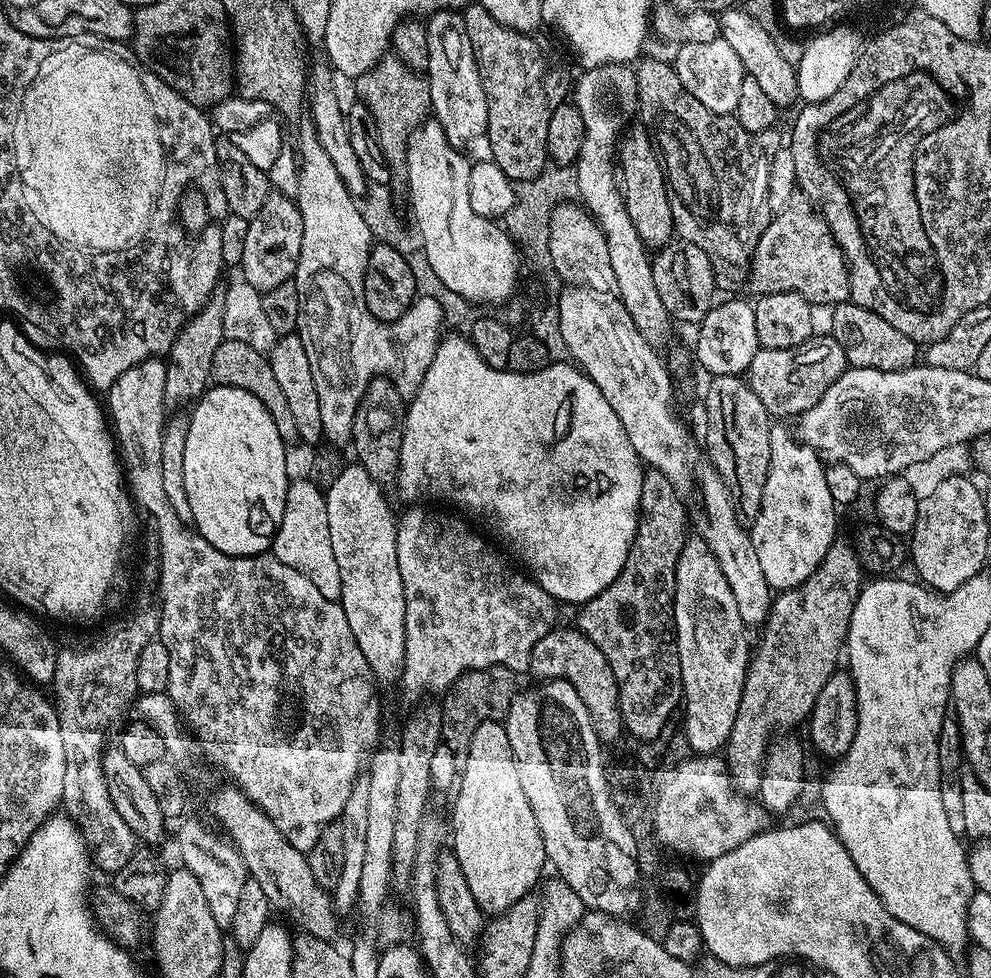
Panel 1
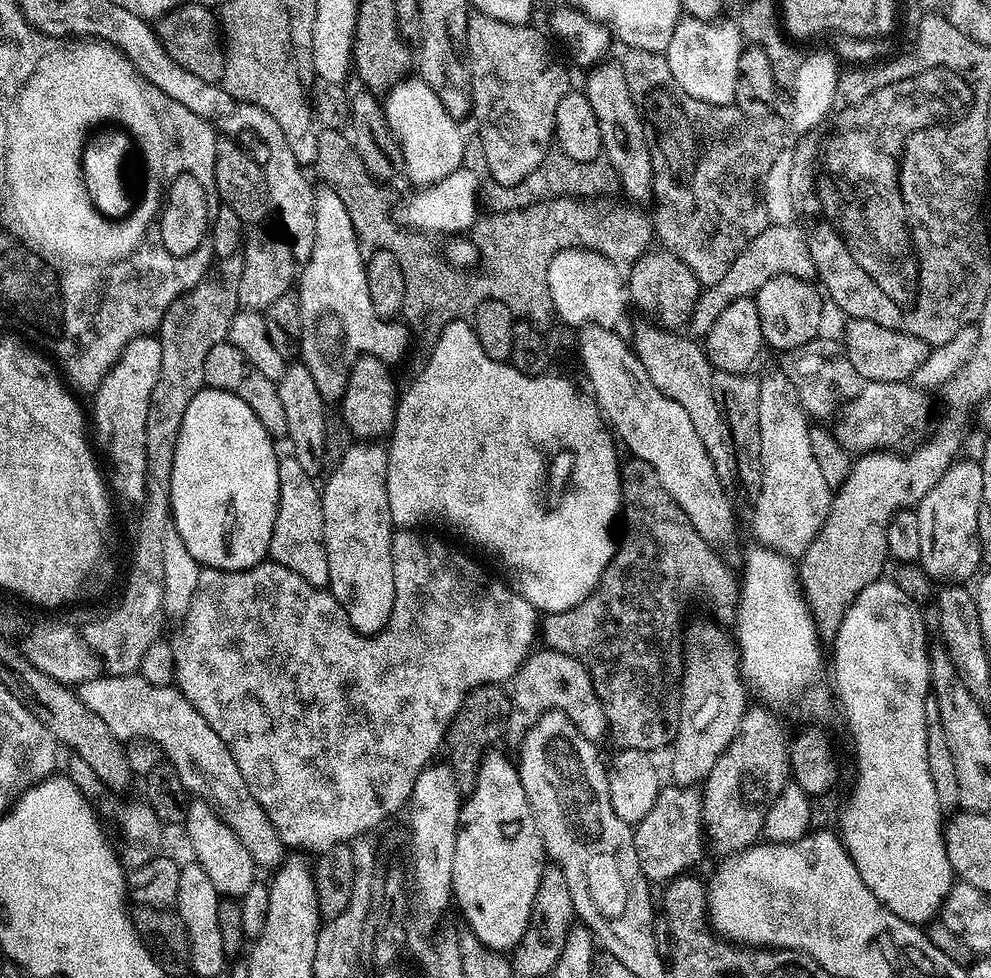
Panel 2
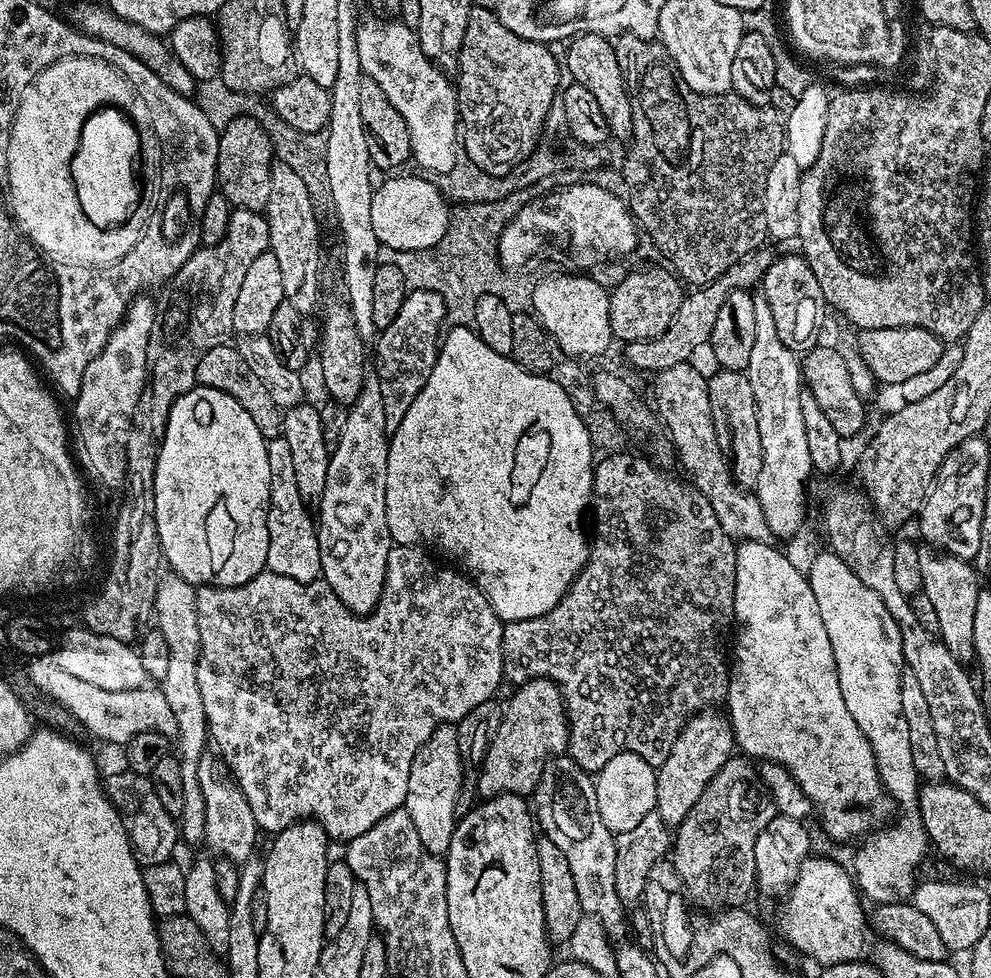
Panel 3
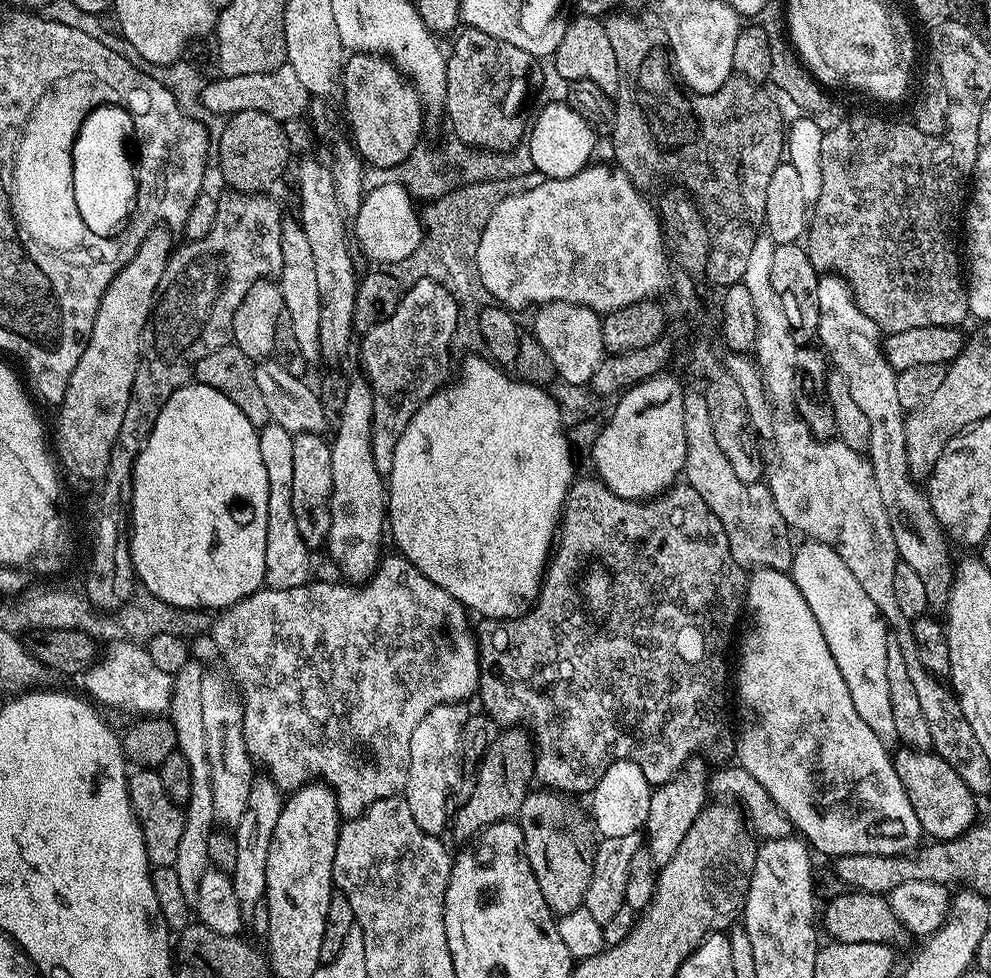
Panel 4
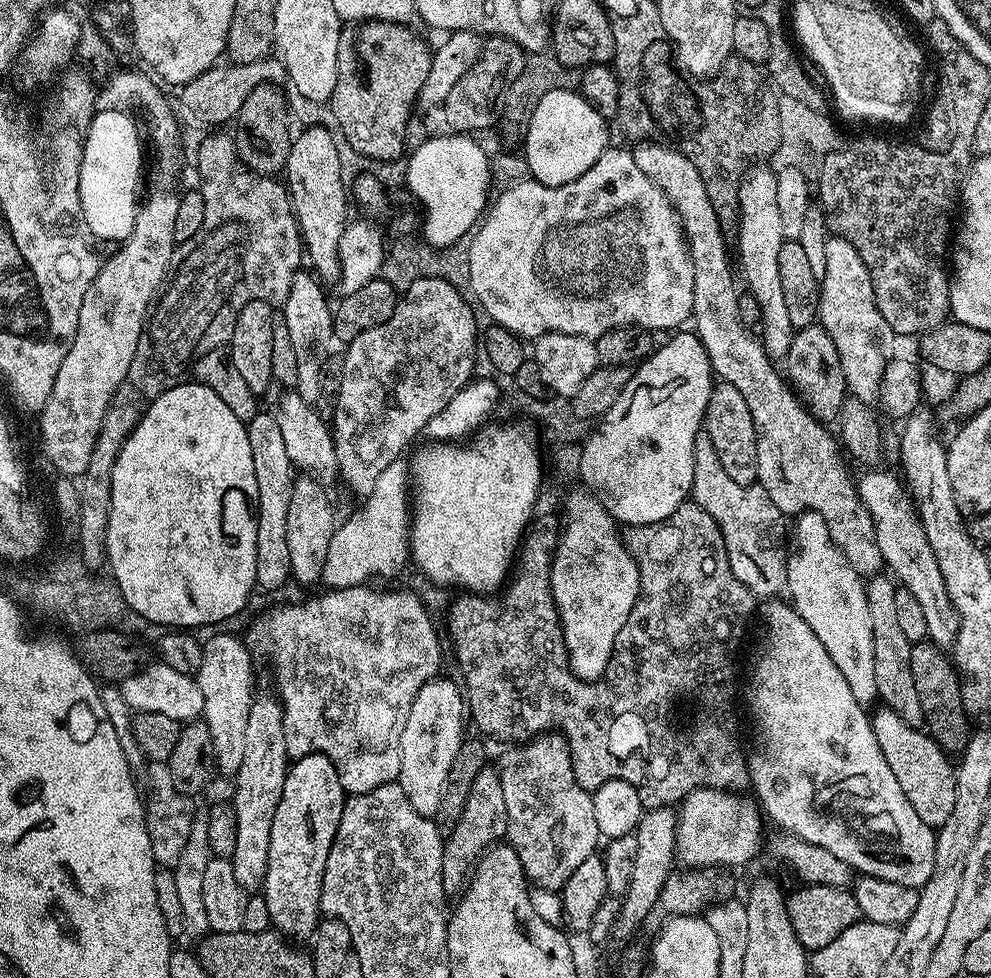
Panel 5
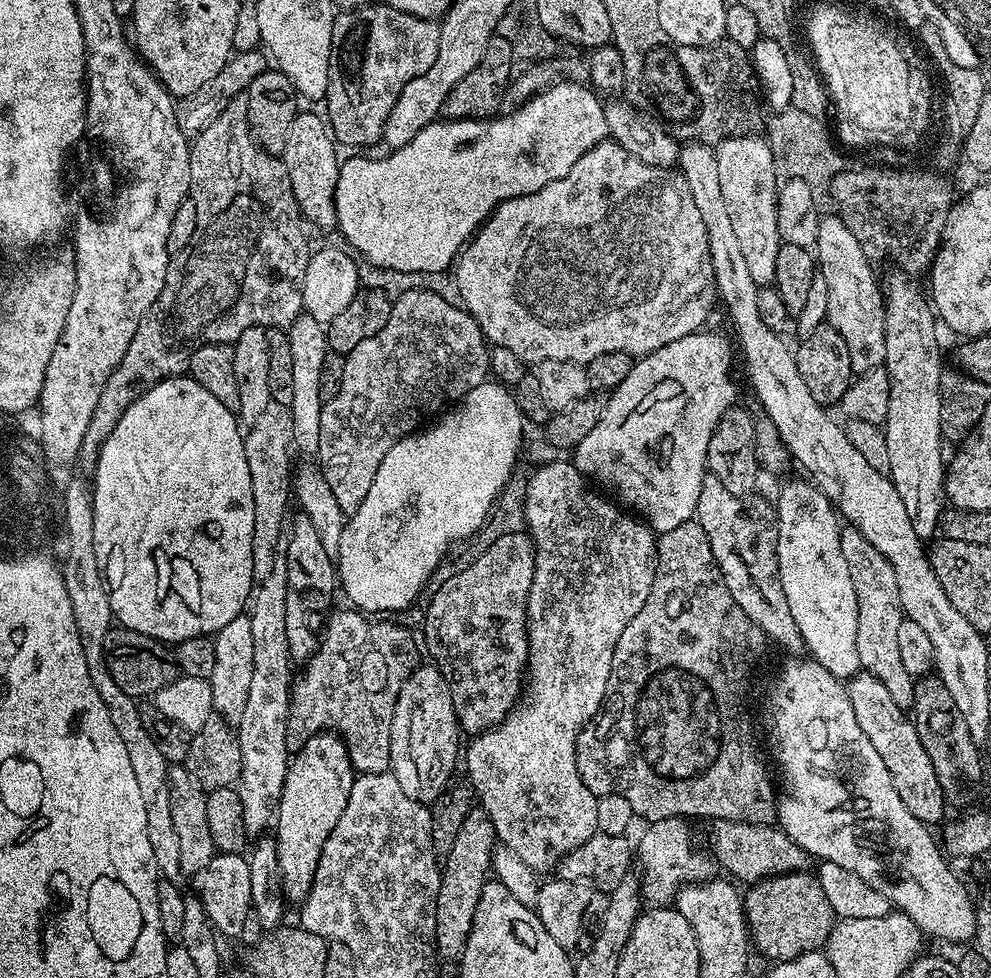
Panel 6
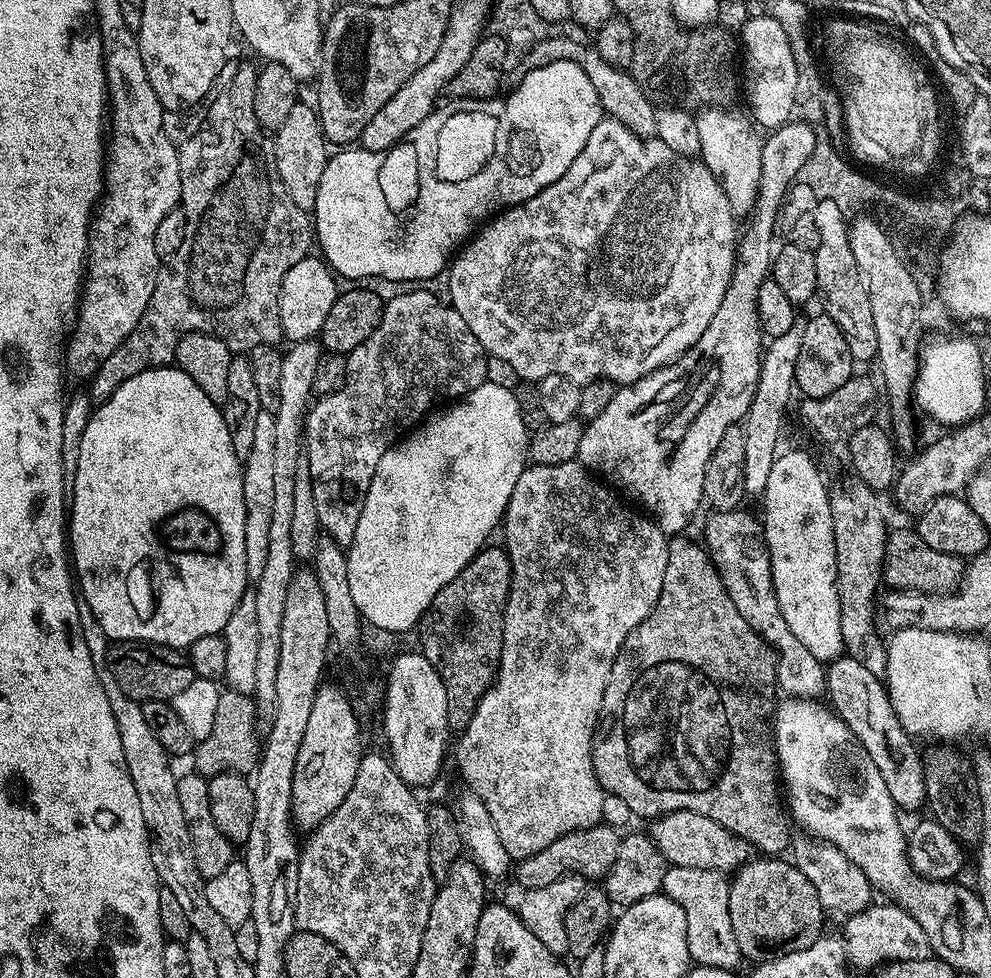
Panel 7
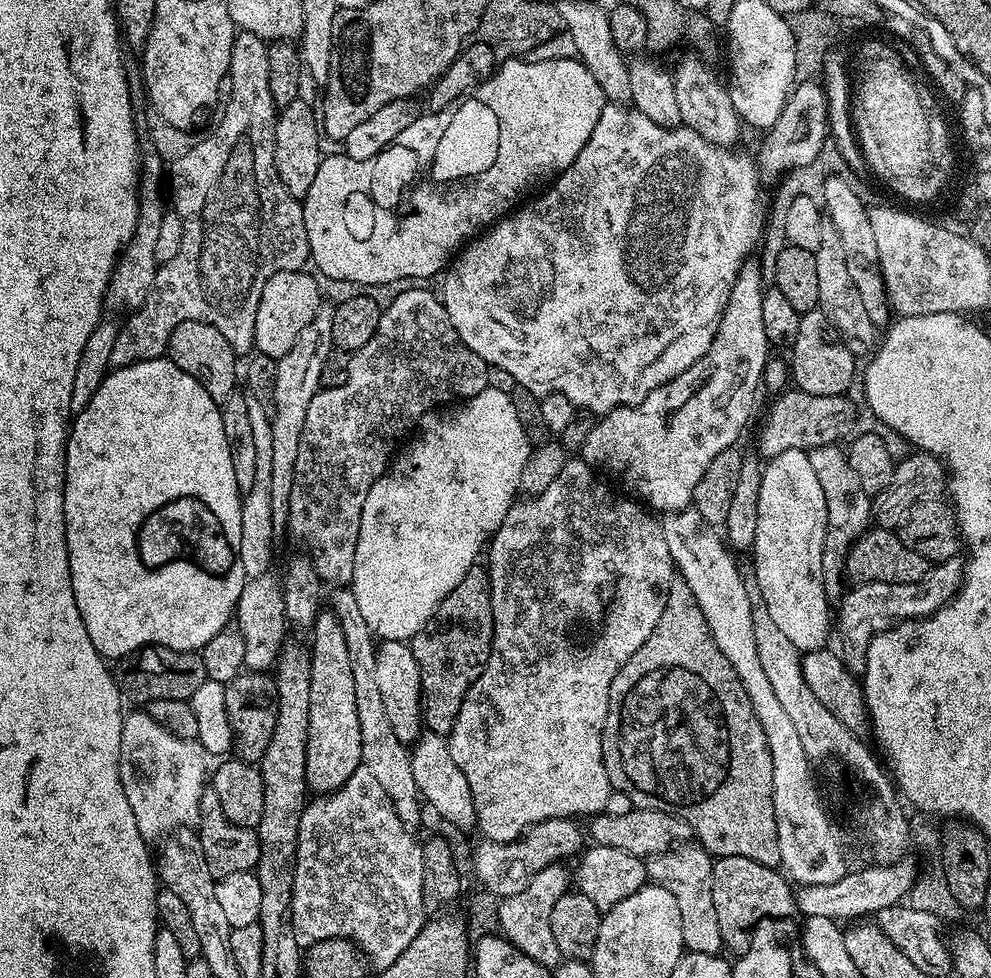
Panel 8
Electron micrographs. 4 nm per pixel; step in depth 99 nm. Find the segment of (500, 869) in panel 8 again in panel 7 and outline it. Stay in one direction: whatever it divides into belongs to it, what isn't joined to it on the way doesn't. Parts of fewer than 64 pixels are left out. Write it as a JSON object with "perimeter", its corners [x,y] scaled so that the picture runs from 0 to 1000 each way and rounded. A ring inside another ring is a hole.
{"perimeter":[[[608,840],[599,847],[572,851],[565,857],[559,857],[559,861],[555,861],[555,865],[551,865],[549,869],[543,869],[543,873],[532,875],[530,879],[524,880],[520,884],[519,896],[521,892],[521,900],[529,910],[553,906],[555,902],[565,900],[573,893],[590,898],[596,898],[596,896],[608,898],[613,896],[614,888],[624,874],[624,868],[627,866],[626,855],[627,852],[623,848],[615,847]]]}

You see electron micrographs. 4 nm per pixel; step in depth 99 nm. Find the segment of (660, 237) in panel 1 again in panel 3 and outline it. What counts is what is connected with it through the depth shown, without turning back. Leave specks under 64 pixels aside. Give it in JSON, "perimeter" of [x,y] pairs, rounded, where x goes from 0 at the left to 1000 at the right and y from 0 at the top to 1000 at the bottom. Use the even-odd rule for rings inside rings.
{"perimeter":[[[586,32],[585,38],[578,43],[573,49],[573,54],[567,57],[568,64],[571,66],[571,74],[575,79],[576,85],[583,88],[591,88],[591,92],[595,92],[595,96],[599,96],[599,101],[602,102],[604,110],[607,112],[607,118],[612,121],[612,129],[615,136],[619,140],[622,139],[627,145],[633,144],[638,137],[638,126],[640,125],[640,117],[638,116],[638,99],[634,93],[634,84],[630,80],[630,74],[624,67],[624,59],[622,58],[621,44],[613,37],[605,37],[603,34]]]}

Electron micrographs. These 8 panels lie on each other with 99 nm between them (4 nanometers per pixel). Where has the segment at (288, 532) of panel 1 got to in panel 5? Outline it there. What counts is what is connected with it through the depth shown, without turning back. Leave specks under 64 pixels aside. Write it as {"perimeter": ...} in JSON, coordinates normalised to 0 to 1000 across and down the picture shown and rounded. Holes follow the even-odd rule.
{"perimeter":[[[259,420],[256,428],[249,430],[248,437],[252,460],[256,464],[256,489],[260,489],[258,595],[267,606],[274,607],[277,601],[292,596],[295,588],[293,561],[289,555],[289,521],[293,521],[293,505],[297,505],[297,493],[301,483],[293,472],[293,464],[289,464],[289,452],[285,448],[285,440],[279,426],[273,420],[270,421]]]}

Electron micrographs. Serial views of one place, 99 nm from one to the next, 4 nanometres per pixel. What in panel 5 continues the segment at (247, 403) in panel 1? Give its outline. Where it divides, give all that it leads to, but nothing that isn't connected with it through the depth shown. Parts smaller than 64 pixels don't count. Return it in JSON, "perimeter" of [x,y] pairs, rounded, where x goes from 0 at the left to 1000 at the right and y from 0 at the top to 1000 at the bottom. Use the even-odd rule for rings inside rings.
{"perimeter":[[[187,391],[176,395],[172,399],[168,399],[152,415],[145,421],[145,425],[137,434],[137,438],[129,447],[123,456],[123,460],[119,464],[119,468],[115,472],[115,481],[113,482],[113,517],[109,520],[109,541],[105,547],[105,567],[107,570],[108,580],[113,580],[112,592],[121,603],[122,609],[129,617],[130,623],[147,632],[152,638],[161,639],[165,644],[197,644],[200,640],[208,640],[209,638],[220,638],[224,636],[224,632],[232,632],[232,628],[240,628],[240,624],[251,621],[252,610],[255,608],[256,602],[259,600],[258,595],[258,563],[260,562],[260,534],[258,533],[258,514],[260,513],[260,489],[256,489],[256,464],[252,460],[252,448],[250,447],[250,439],[247,430],[236,427],[236,422],[232,420],[232,415],[228,415],[228,411],[224,411],[224,407],[220,407],[220,403],[216,403],[216,399],[212,399],[208,395],[197,391]]]}

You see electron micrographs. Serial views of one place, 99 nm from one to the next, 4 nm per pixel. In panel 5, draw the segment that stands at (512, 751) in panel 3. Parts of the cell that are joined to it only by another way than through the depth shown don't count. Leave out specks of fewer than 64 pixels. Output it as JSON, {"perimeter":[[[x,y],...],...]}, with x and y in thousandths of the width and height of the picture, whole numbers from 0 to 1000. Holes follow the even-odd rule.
{"perimeter":[[[489,783],[482,796],[478,796],[478,804],[474,804],[466,836],[454,848],[448,860],[446,904],[449,913],[467,913],[484,876],[502,861],[508,860],[512,854],[513,833],[511,816],[505,803],[505,790],[499,784]]]}

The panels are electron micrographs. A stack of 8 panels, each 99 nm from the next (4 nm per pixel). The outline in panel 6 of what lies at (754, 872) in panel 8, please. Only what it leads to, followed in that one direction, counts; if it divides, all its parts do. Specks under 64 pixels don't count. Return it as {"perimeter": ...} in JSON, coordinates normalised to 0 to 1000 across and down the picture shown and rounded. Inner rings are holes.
{"perimeter":[[[818,891],[794,892],[788,896],[776,896],[774,900],[765,900],[750,913],[751,939],[755,942],[755,955],[758,964],[772,978],[775,984],[800,982],[814,973],[826,973],[835,966],[836,956],[840,953],[842,934],[838,922],[834,922],[834,913],[829,911],[826,899],[818,896]]]}

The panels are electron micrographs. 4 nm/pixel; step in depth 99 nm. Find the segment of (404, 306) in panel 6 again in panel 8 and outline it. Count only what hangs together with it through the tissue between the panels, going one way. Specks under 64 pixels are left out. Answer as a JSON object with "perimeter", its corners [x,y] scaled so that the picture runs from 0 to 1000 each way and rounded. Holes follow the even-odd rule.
{"perimeter":[[[412,297],[384,318],[377,346],[355,361],[353,387],[349,387],[345,395],[324,397],[317,403],[313,419],[309,419],[305,452],[301,452],[303,467],[297,472],[290,547],[307,552],[306,561],[328,598],[354,598],[357,562],[361,562],[361,538],[365,534],[365,513],[369,513],[373,497],[377,497],[380,489],[394,478],[394,471],[409,447],[423,435],[430,422],[441,415],[470,410],[491,397],[493,375],[464,348],[441,300]]]}

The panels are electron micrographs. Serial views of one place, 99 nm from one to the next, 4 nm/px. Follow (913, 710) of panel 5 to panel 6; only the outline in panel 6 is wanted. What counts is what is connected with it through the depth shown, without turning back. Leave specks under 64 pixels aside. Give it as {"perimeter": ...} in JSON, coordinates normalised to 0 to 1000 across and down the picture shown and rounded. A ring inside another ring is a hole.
{"perimeter":[[[852,538],[848,542],[850,566],[854,571],[854,579],[858,579],[858,595],[862,595],[862,611],[866,611],[866,673],[868,682],[876,687],[906,718],[906,722],[913,726],[922,721],[924,700],[922,693],[910,681],[910,668],[906,666],[906,640],[913,633],[908,622],[906,598],[903,595],[902,581],[874,552],[865,539]]]}

